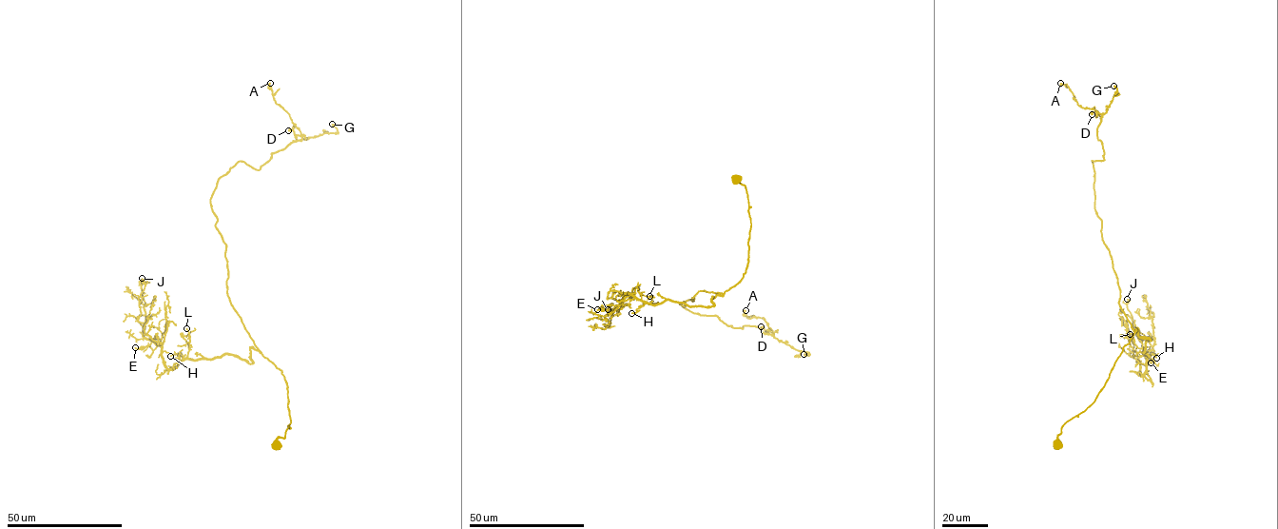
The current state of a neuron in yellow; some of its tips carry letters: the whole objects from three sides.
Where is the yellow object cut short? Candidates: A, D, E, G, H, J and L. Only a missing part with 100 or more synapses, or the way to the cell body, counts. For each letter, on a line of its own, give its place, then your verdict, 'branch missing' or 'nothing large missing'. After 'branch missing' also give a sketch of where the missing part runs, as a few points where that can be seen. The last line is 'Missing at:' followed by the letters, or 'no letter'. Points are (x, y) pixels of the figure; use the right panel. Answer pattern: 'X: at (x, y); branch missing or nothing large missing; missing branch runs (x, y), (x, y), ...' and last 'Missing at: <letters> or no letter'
A: at (1060, 83); nothing large missing
D: at (1092, 114); nothing large missing
E: at (1151, 362); nothing large missing
G: at (1113, 86); nothing large missing
H: at (1156, 358); nothing large missing
J: at (1127, 299); nothing large missing
L: at (1130, 334); nothing large missing
Missing at: no letter

